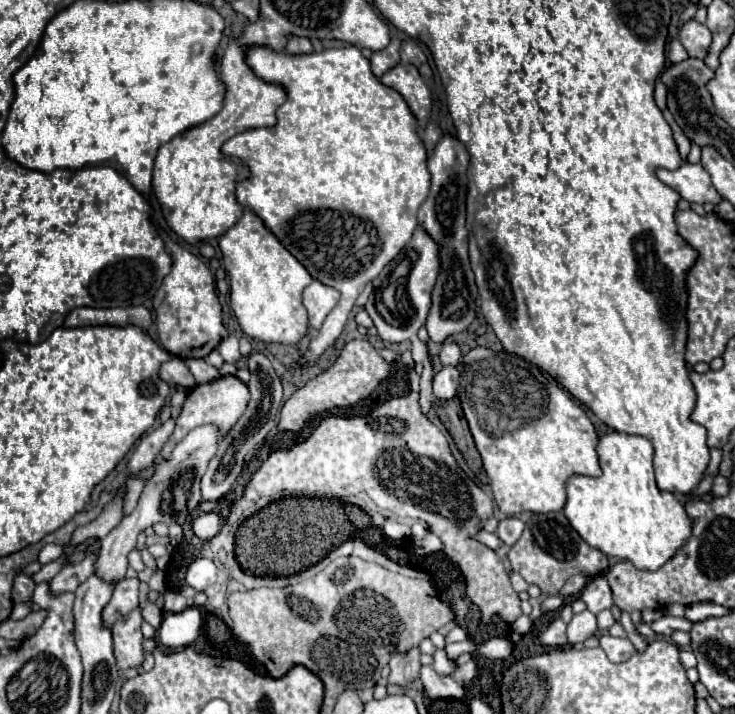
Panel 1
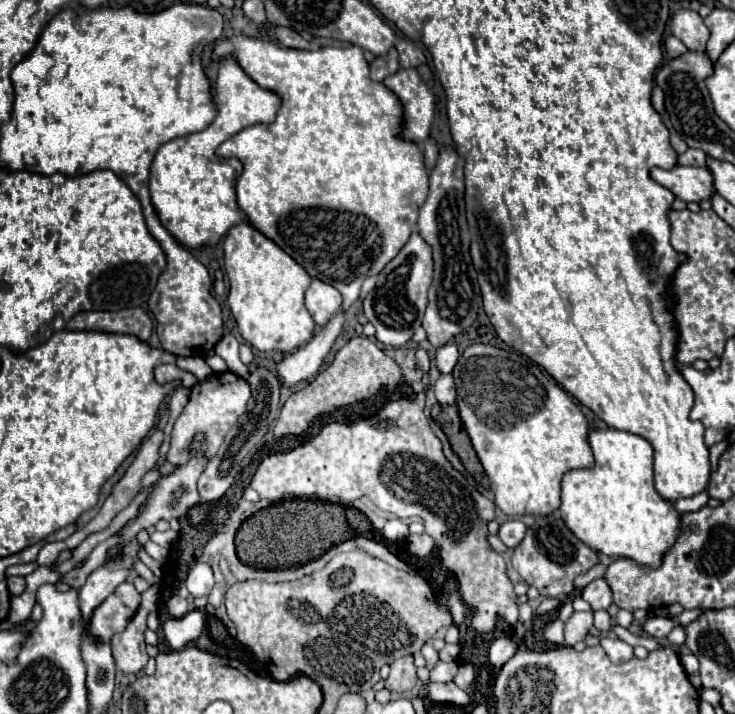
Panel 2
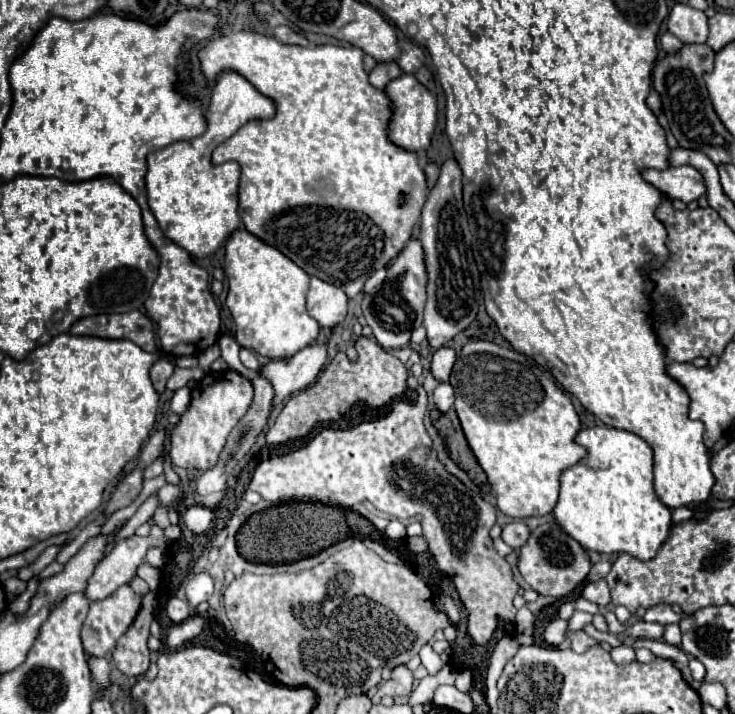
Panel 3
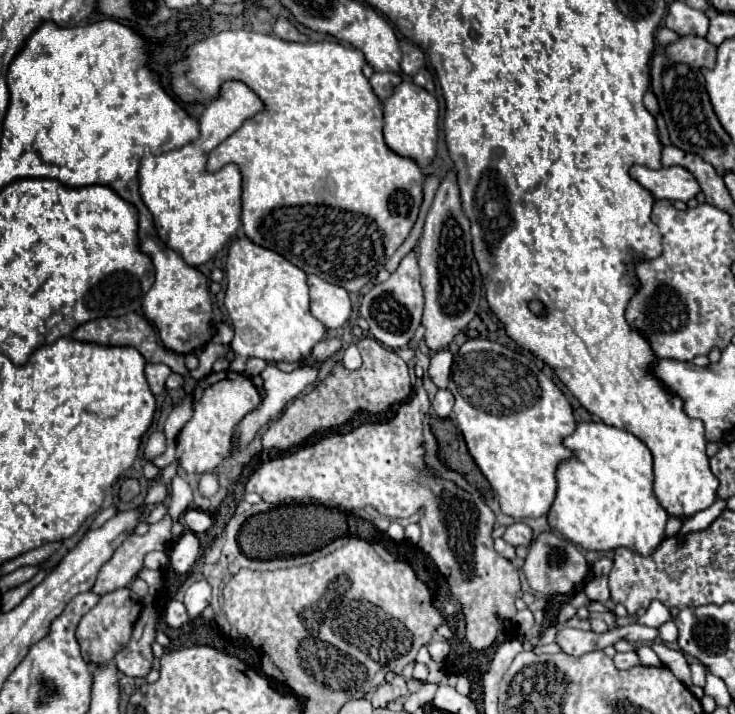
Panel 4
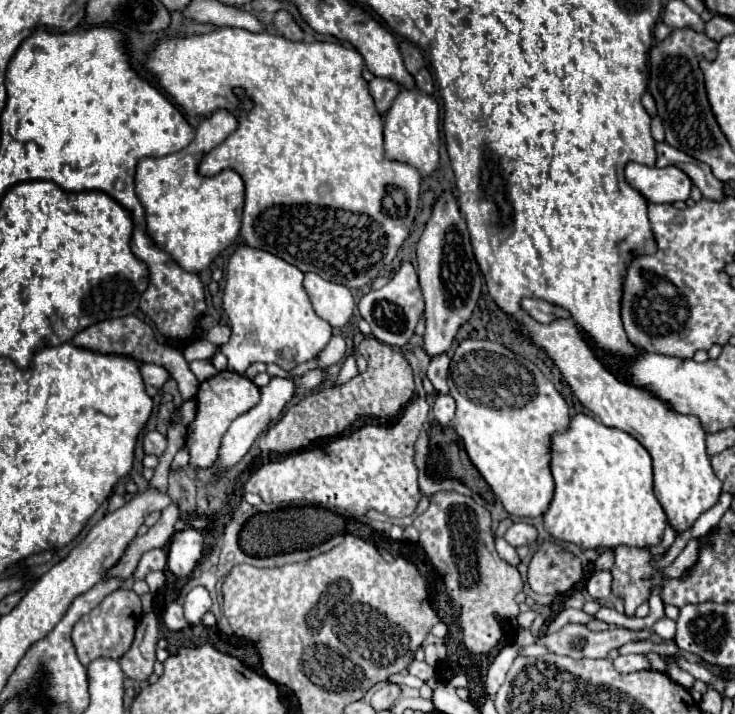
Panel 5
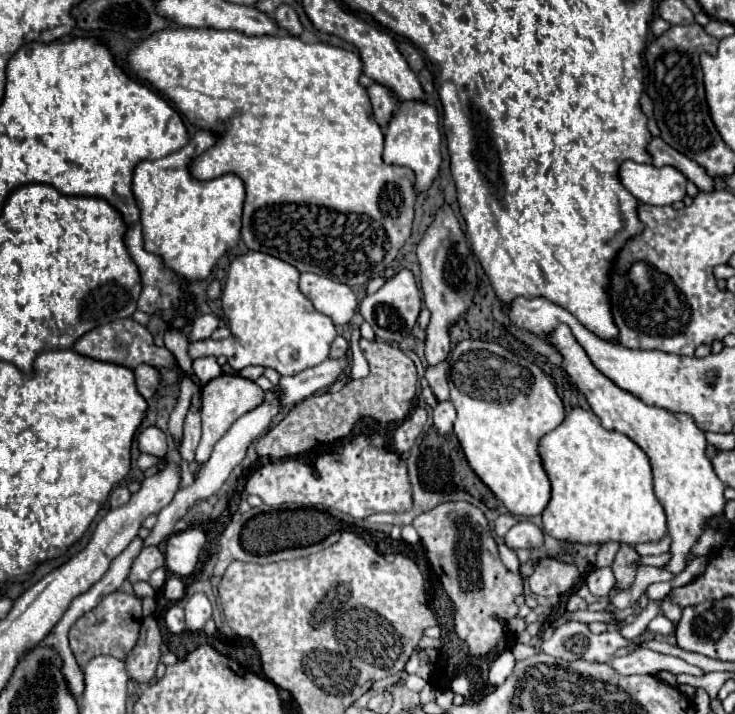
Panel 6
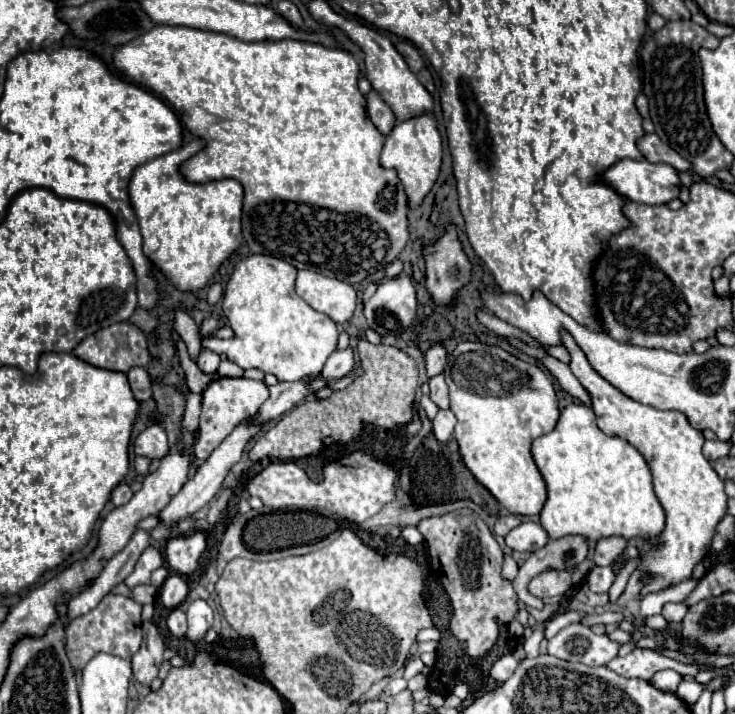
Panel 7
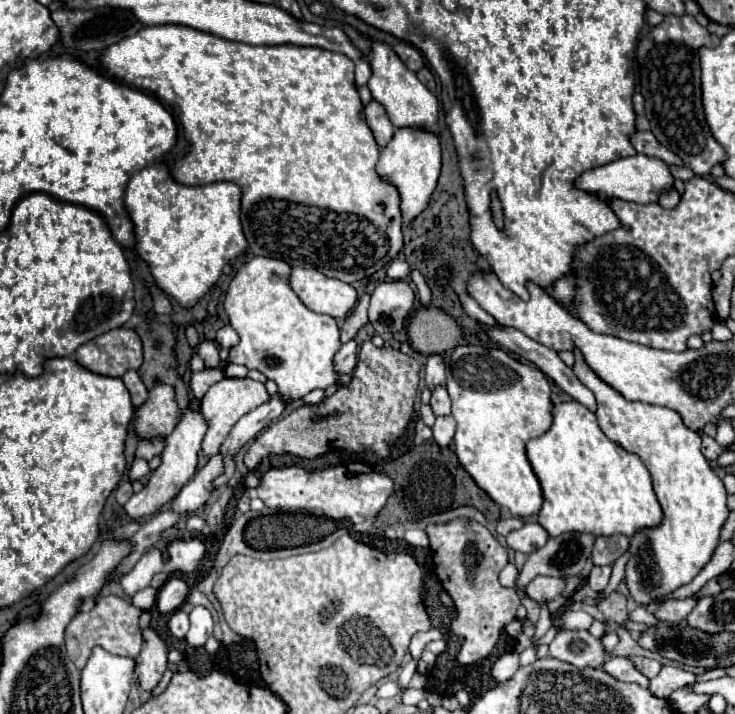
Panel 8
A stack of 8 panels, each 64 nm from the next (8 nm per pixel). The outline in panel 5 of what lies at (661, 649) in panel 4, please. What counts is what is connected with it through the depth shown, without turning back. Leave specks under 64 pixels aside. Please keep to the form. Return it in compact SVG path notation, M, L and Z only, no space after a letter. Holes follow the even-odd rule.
M668 664L668 676L670 676L672 682L680 684L682 688L692 688L692 684L694 684L694 676L690 676L688 672L680 670L680 668L674 666L674 664Z

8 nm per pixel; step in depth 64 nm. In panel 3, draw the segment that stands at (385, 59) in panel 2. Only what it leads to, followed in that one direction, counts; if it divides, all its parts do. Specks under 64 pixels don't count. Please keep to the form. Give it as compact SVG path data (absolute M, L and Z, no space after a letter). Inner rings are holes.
M386 62L386 64L376 64L376 68L370 72L370 84L378 90L384 90L386 84L392 78L398 78L402 74L402 70L398 68L396 62Z

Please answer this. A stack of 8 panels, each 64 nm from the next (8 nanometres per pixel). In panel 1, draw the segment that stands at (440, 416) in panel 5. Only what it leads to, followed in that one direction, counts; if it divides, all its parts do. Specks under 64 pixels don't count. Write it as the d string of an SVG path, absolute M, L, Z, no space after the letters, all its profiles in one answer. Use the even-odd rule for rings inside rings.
M444 366L436 376L434 376L434 396L438 400L452 400L456 396L458 388L458 370L452 366Z

